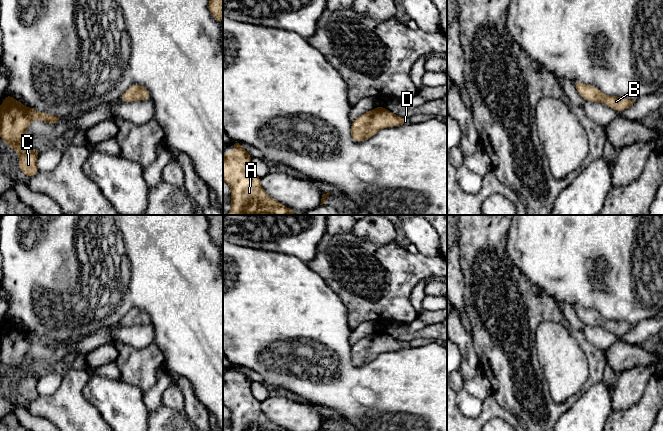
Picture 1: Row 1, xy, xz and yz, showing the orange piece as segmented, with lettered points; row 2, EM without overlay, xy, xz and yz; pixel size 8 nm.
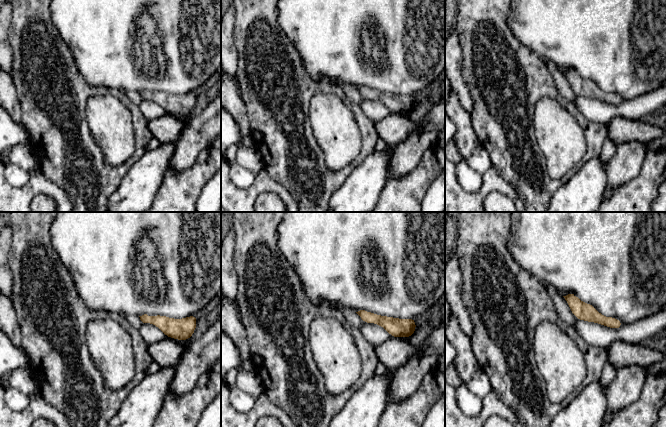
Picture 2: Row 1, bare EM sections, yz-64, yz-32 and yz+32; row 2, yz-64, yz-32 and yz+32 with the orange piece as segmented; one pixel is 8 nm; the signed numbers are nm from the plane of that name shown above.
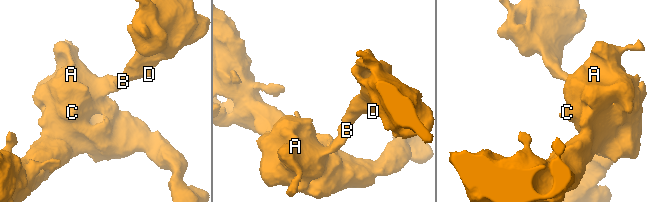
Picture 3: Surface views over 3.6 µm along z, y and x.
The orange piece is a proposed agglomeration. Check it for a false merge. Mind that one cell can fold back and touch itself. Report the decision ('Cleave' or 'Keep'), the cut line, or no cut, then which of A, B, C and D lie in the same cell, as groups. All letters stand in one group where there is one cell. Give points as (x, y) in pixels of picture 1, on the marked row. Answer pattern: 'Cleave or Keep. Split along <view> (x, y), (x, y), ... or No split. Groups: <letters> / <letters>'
Keep. No split. Groups: A B C D

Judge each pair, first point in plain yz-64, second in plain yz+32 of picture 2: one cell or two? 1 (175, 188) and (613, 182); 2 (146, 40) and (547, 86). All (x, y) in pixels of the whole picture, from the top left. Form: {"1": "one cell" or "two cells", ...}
{"1": "two cells", "2": "two cells"}

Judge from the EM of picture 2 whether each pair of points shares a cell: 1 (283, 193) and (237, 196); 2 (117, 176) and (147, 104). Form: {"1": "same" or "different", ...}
{"1": "same", "2": "different"}

